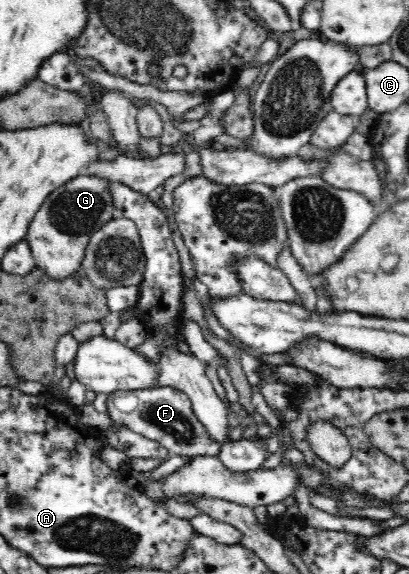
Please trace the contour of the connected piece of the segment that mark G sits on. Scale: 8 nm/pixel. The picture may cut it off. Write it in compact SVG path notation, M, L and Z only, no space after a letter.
M82 173L50 192L34 215L25 238L36 267L56 279L80 273L85 246L92 234L102 223L117 215L107 192L109 184L105 178Z

